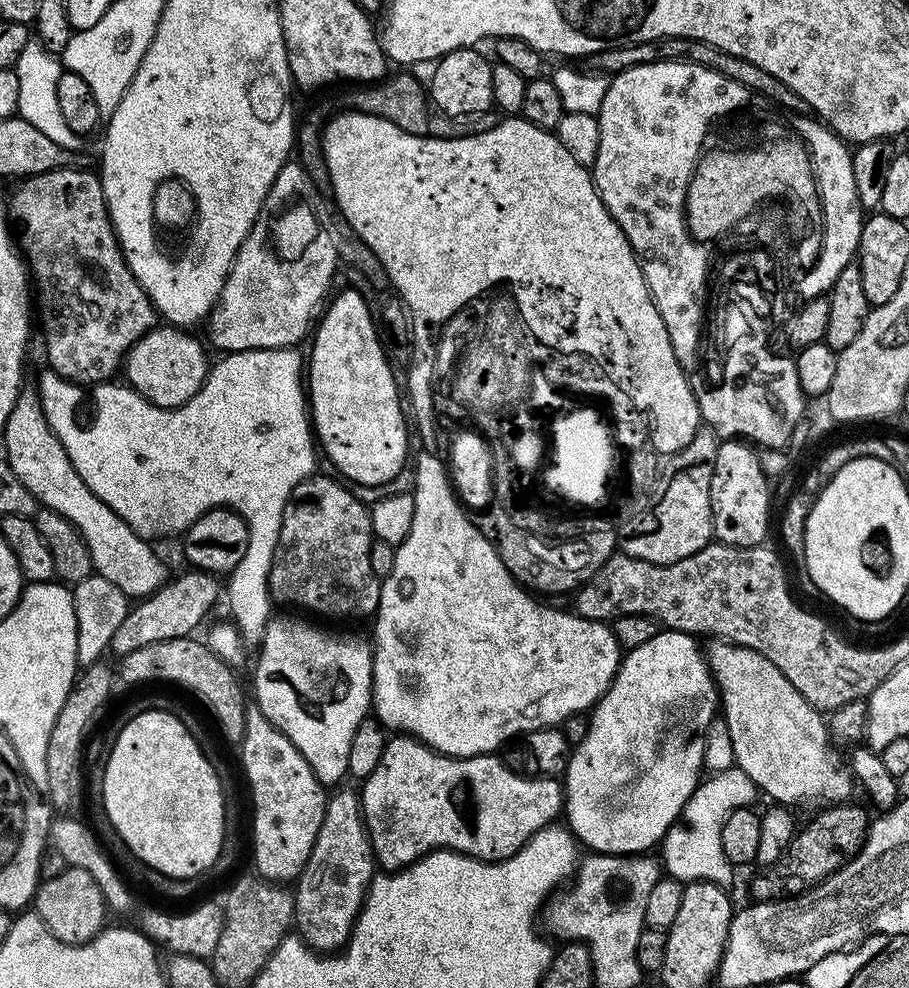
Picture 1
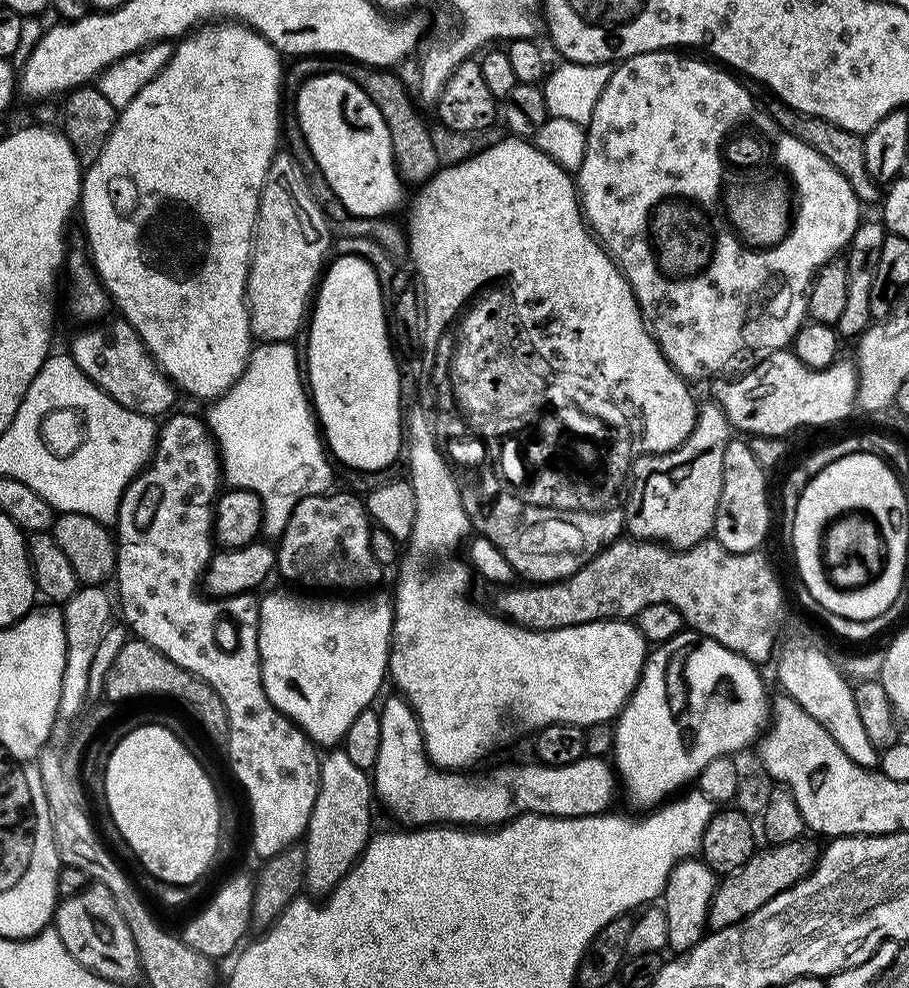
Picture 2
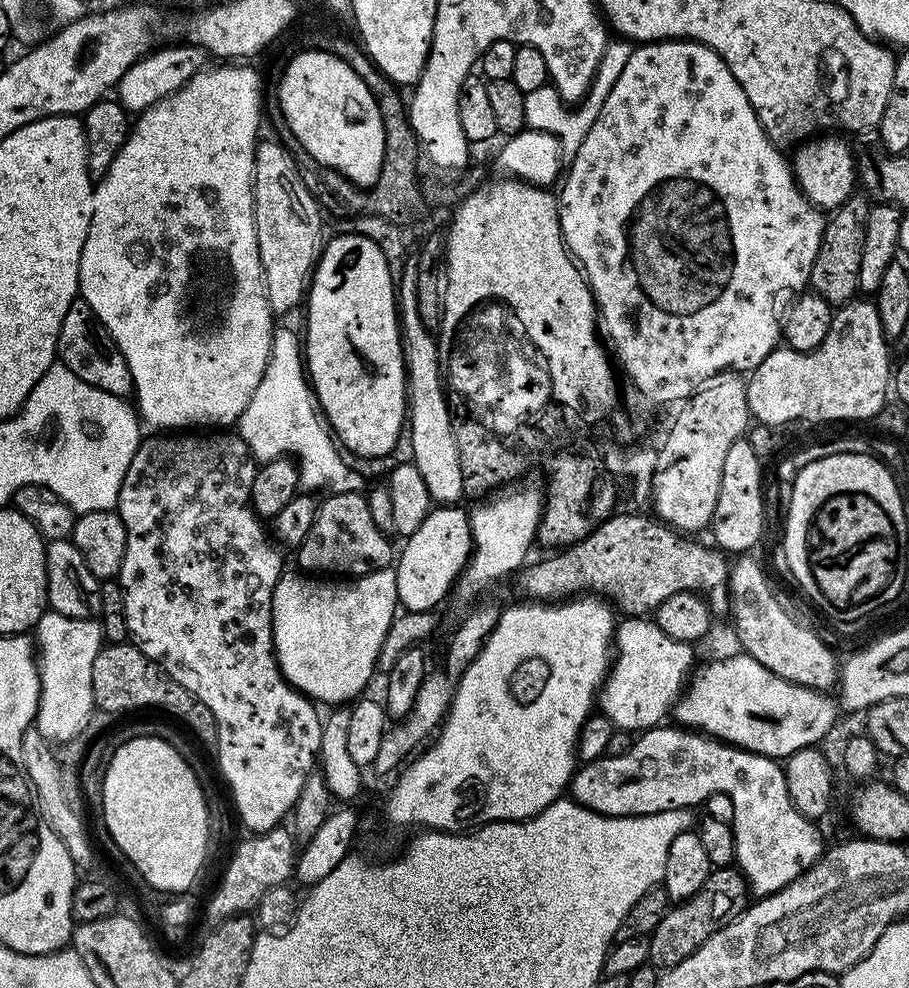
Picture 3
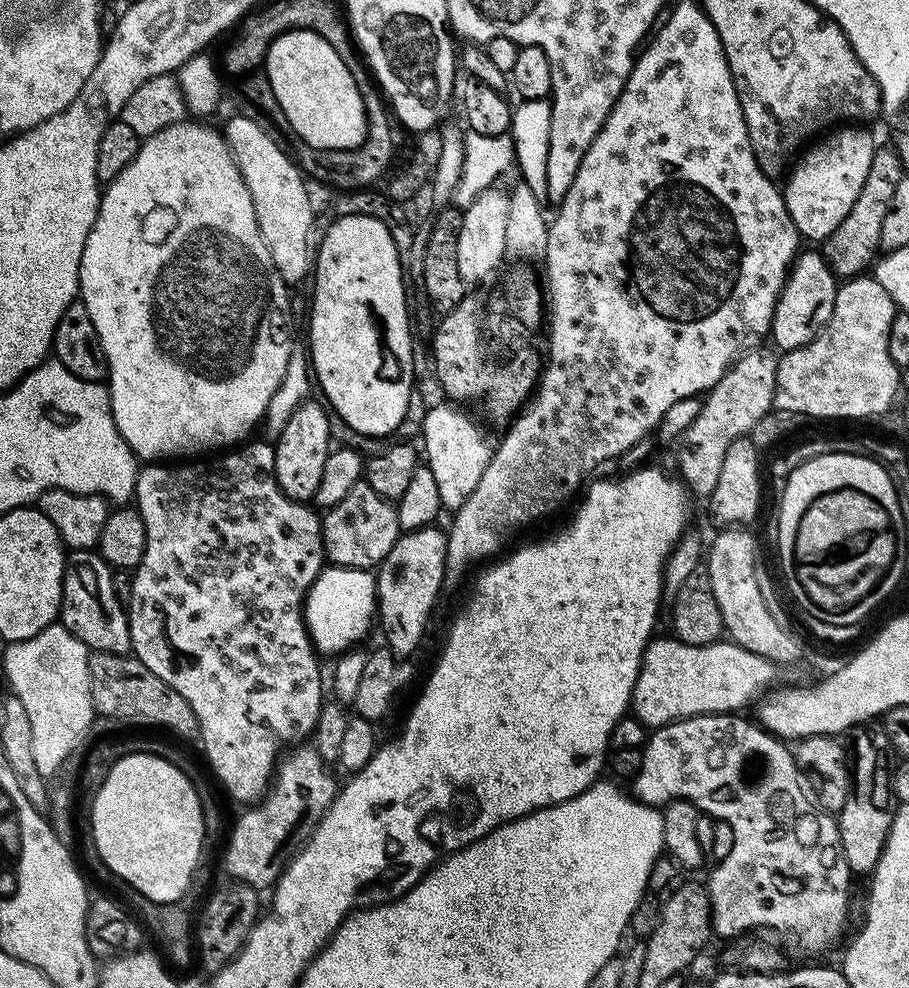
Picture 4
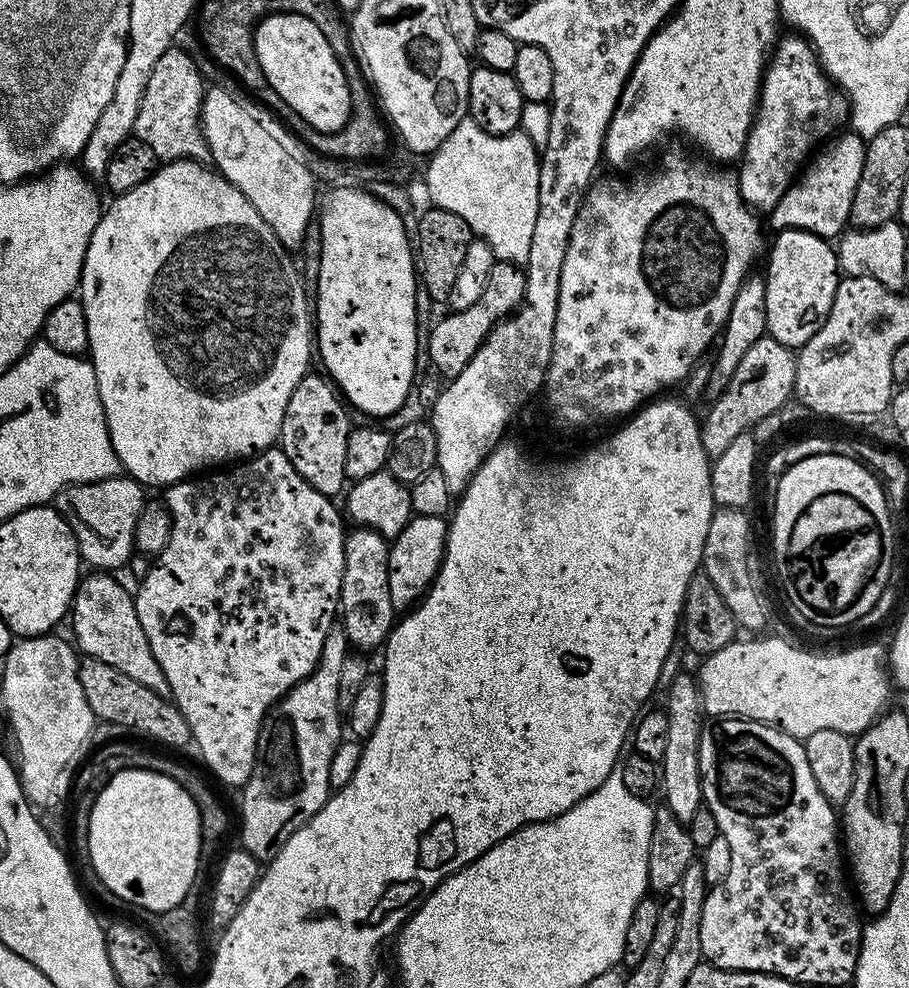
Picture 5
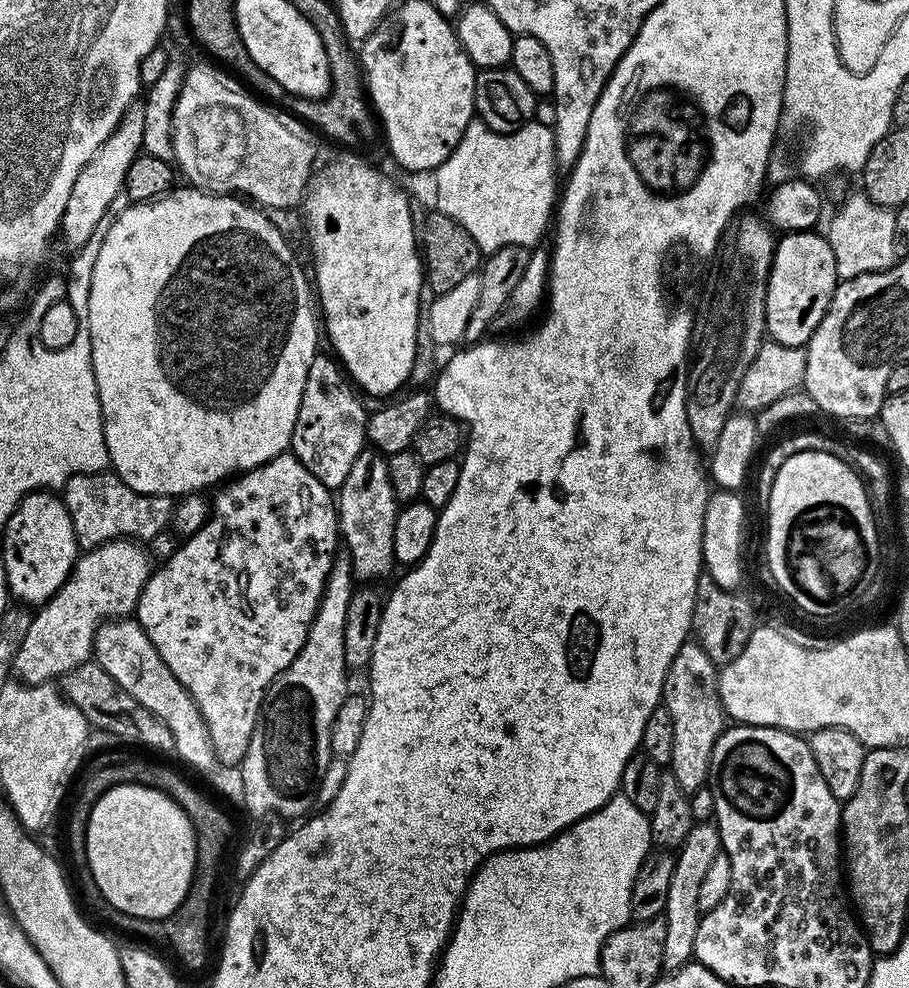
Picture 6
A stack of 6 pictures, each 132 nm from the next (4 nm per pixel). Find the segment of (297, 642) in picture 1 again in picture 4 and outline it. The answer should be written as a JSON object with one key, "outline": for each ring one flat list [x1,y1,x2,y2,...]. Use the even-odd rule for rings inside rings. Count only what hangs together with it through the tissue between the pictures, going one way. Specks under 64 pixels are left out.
{"outline":[[326,566,318,574,318,578,310,586,308,595,304,598,304,624,308,627,308,637,312,639,312,646,317,653,324,654,324,652,336,652,335,654,343,654,356,644,368,632,368,627,373,627,374,617,376,616,376,578,375,575,367,568,338,568,335,566]]}

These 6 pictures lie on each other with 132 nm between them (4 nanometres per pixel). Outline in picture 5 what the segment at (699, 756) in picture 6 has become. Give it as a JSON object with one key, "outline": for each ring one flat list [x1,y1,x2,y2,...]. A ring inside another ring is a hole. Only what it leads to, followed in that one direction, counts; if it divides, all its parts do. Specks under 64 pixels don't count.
{"outline":[[680,676,668,688,668,729,666,730,666,750,658,768,658,784,664,788,664,800,673,815,681,822,689,822,702,806,700,794,700,771,696,762,696,744,700,740,702,725,702,701,697,685,688,676]]}

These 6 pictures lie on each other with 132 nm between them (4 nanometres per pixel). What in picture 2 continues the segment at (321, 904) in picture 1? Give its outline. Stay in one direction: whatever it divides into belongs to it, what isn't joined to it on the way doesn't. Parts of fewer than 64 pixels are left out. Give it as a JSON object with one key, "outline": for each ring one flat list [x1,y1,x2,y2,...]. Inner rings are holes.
{"outline":[[336,746,325,751,320,761,320,777,318,778,318,798,314,798,314,806,310,810,308,830,302,837,304,849,304,883,313,897,324,898,333,892,342,882,344,875,352,869,364,853,364,847,373,835,372,804,374,805,374,785,365,769,354,766,350,757,344,753,343,747]]}

